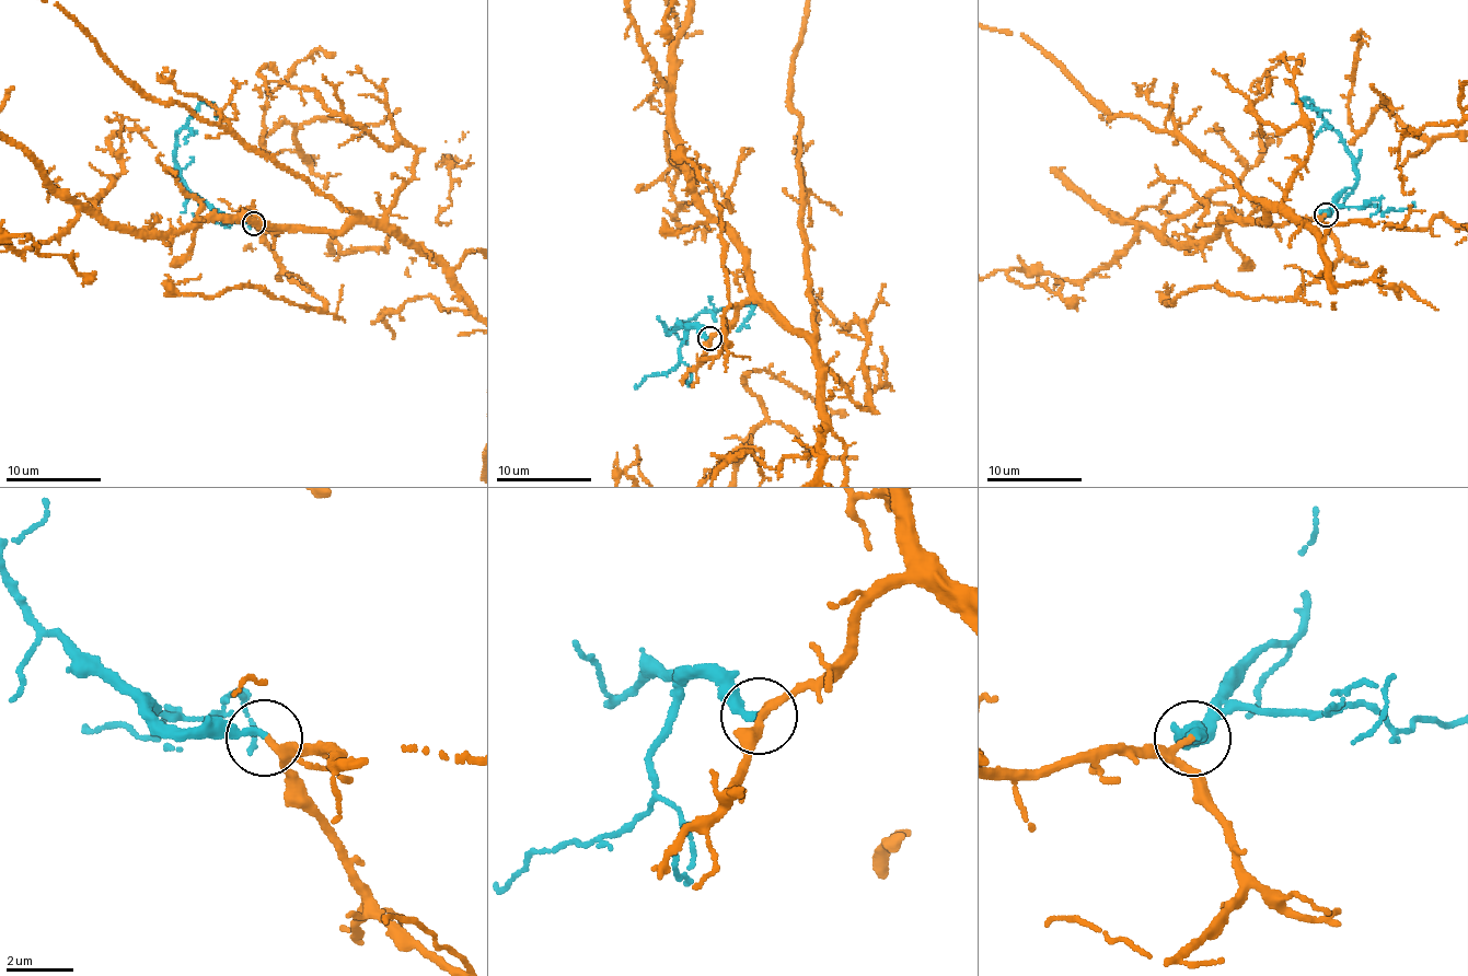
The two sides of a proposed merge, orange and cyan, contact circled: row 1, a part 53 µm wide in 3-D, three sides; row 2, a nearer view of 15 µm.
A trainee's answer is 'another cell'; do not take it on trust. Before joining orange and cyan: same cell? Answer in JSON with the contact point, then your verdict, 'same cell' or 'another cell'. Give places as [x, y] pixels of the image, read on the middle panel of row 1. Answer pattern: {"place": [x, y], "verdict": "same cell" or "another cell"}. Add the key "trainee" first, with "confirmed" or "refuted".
{"trainee": "refuted", "place": [709, 338], "verdict": "same cell"}

